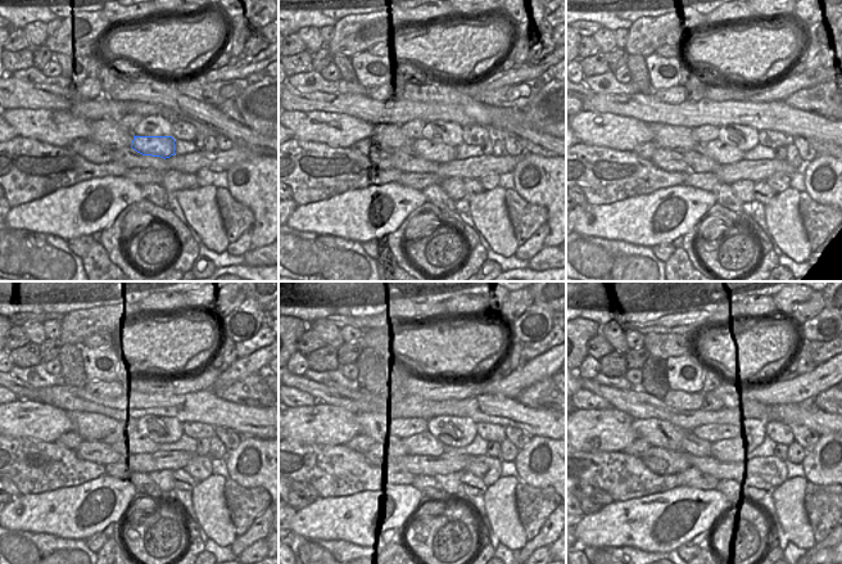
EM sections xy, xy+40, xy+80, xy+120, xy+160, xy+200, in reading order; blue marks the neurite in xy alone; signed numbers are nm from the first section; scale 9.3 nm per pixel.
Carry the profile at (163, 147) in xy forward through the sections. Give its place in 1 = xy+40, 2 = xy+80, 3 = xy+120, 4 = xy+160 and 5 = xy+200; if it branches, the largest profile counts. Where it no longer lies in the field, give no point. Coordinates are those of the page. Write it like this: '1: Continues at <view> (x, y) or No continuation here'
1: Continues at xy+40 (431, 150)
2: Continues at xy+80 (724, 154)
3: Continues at xy+120 (139, 441)
4: Continues at xy+160 (425, 443)
5: Continues at xy+200 (724, 450)

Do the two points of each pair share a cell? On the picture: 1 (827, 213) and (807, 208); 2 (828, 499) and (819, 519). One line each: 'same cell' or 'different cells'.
1: same cell
2: same cell

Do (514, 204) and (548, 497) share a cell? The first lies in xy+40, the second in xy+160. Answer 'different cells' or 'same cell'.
same cell

